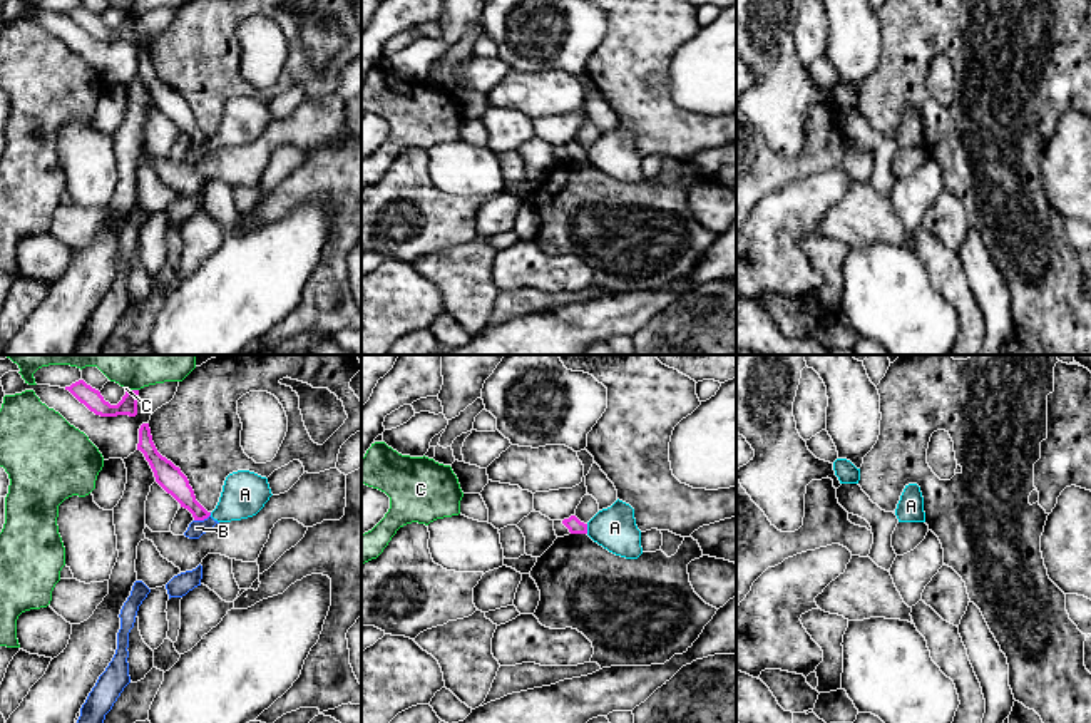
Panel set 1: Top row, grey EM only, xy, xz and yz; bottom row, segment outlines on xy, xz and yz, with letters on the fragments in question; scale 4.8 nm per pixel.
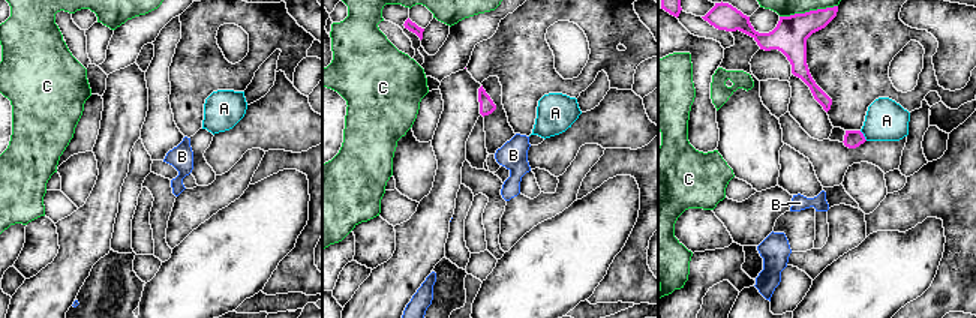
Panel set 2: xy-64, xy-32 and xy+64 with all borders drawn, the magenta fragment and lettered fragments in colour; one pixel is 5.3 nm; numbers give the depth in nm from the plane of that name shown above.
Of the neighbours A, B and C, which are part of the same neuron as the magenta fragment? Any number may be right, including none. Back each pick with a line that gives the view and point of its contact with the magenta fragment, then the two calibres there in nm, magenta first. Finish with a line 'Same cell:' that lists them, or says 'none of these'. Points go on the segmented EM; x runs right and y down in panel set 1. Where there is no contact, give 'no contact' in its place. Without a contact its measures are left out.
Same cell: none of these

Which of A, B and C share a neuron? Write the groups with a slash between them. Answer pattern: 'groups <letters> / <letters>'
groups A B / C

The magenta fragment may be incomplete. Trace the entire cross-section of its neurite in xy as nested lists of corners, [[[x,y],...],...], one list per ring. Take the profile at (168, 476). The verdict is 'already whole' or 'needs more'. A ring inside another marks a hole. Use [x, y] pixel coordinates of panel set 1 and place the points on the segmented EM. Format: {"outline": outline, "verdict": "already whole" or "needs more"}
{"outline": [[[142,423],[139,428],[137,450],[141,450],[149,462],[156,482],[171,494],[181,507],[187,509],[194,520],[204,520],[211,515],[211,512],[196,500],[194,490],[181,469],[157,452],[149,423]]], "verdict": "already whole"}

